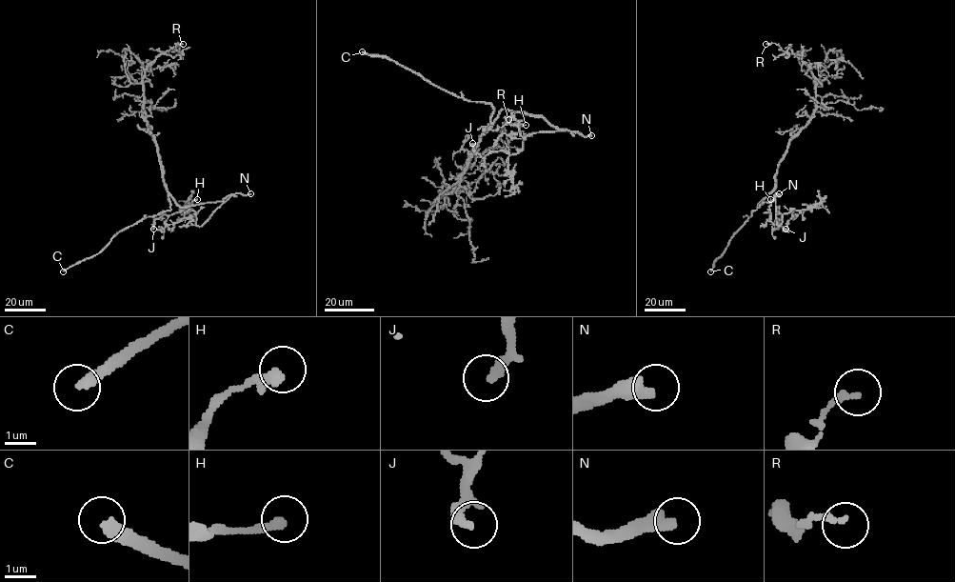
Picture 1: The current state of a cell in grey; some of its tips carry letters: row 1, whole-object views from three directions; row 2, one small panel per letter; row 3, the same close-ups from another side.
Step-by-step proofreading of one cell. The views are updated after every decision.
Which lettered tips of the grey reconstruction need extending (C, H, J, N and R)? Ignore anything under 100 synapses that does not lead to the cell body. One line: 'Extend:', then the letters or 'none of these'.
Extend: C, N

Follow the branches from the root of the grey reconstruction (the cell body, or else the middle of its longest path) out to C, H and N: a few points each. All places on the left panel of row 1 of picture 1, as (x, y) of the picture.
C: (165, 187), (169, 210), (141, 219), (120, 230), (97, 253), (63, 271)
H: (165, 187), (180, 207), (219, 202), (229, 196), (200, 226), (192, 225), (184, 216), (189, 206), (197, 199)
N: (165, 187), (180, 207), (219, 202), (238, 192), (250, 193)

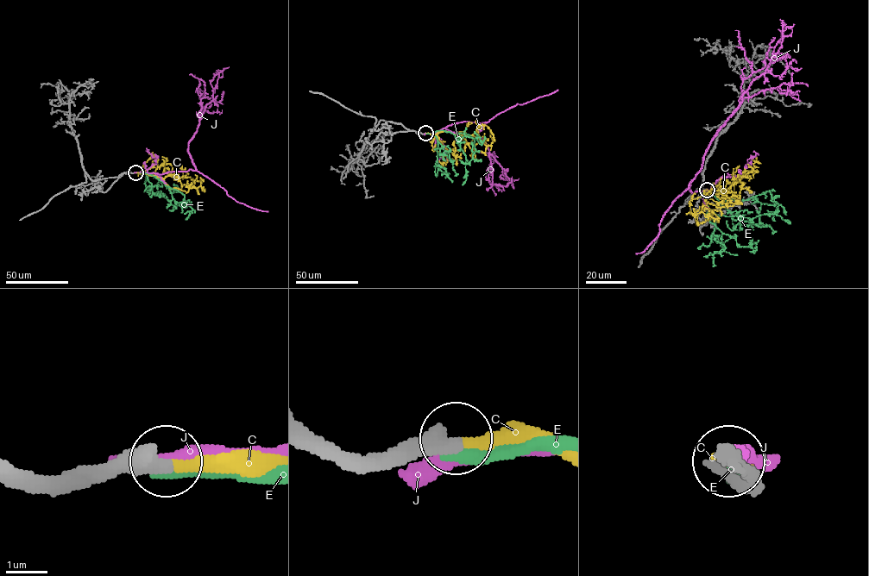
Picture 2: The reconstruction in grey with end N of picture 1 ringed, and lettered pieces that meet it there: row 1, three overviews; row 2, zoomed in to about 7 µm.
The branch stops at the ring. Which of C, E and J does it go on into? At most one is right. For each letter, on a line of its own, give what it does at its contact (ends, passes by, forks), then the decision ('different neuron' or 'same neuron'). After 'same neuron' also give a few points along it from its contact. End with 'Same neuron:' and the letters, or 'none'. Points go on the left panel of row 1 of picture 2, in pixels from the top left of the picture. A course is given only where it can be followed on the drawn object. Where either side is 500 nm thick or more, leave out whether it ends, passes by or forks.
C: it ends | same neuron | via (135, 172), (160, 177), (170, 188), (187, 192), (189, 188), (200, 186), (204, 191)
E: it ends | different neuron
J: different neuron
Same neuron: C

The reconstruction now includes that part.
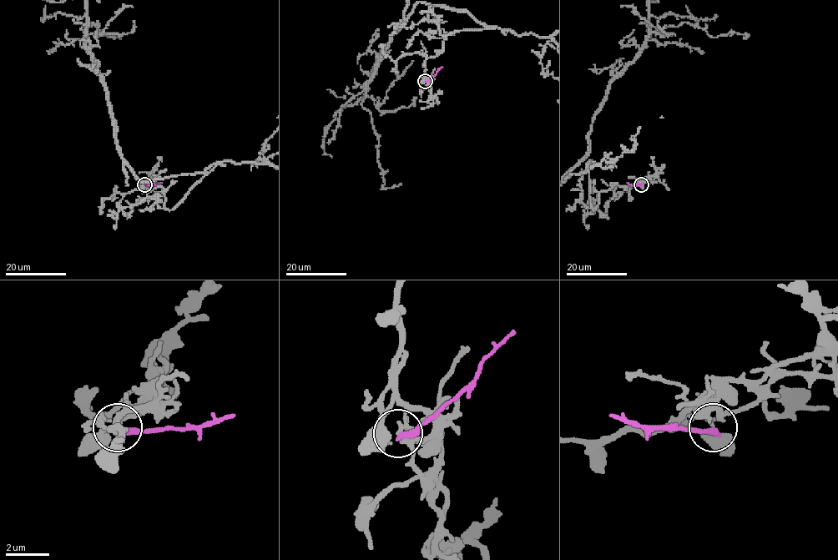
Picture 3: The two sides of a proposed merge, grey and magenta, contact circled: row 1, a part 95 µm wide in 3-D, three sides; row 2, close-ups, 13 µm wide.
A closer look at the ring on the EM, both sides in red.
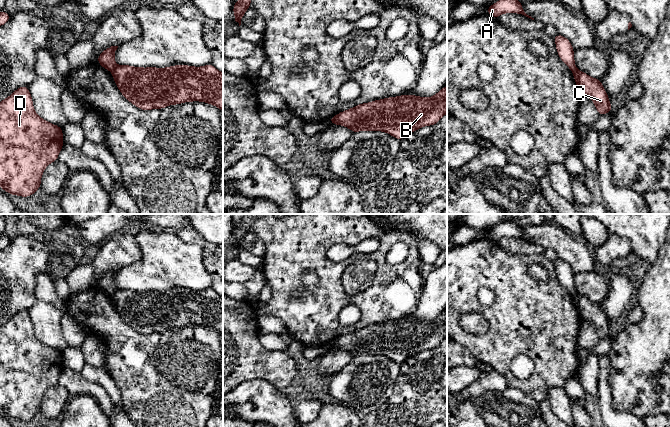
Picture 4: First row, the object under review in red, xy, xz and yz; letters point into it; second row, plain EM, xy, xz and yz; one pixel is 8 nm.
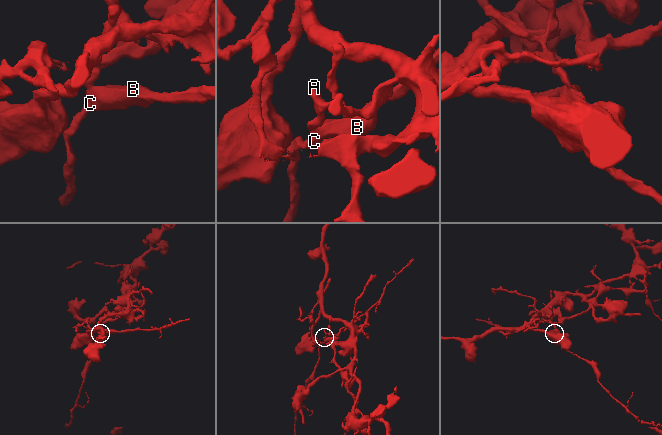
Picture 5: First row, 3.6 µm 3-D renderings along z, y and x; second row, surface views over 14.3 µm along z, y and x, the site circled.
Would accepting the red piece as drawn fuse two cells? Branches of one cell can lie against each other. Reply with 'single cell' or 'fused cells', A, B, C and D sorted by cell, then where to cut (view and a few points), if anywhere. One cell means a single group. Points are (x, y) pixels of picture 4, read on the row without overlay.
fused cells | A D / B C | xy (116, 290), (112, 295)

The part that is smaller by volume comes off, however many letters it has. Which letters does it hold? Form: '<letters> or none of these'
B, C

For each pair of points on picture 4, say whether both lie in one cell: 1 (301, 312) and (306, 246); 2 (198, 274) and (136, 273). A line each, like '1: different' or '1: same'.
1: same
2: same

